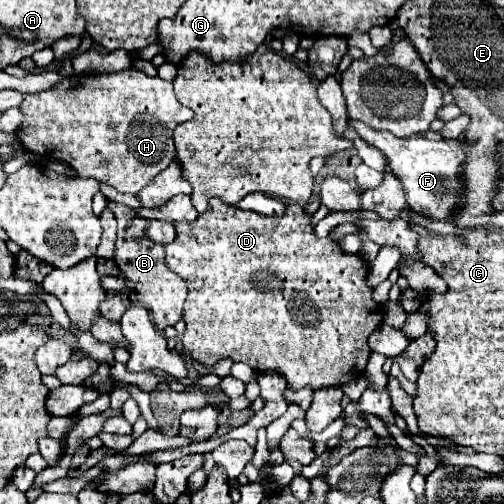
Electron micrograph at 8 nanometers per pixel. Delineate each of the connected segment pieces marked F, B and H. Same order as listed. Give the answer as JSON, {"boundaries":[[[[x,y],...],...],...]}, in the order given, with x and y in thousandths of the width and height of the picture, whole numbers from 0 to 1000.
{"boundaries":[[[[692,238],[692,250],[704,254],[724,282],[752,294],[768,310],[776,321],[776,341],[800,365],[815,421],[859,437],[883,437],[883,429],[907,413],[907,397],[915,397],[915,357],[907,357],[907,341],[915,341],[915,325],[923,325],[923,286],[915,286],[915,278],[887,278],[875,262],[859,258],[847,258],[843,266],[819,266],[812,274],[788,274],[772,262],[748,262],[708,238]]],[[[212,397],[212,413],[228,425],[232,437],[232,500],[228,500],[228,524],[236,528],[240,544],[268,563],[268,591],[280,607],[288,607],[300,623],[300,635],[312,655],[327,655],[331,647],[347,647],[347,639],[359,631],[363,599],[371,591],[371,563],[359,548],[351,548],[343,536],[327,528],[327,500],[319,484],[308,484],[292,472],[296,437],[272,429],[268,413],[256,413],[240,401]]],[[[268,135],[192,151],[133,151],[97,179],[50,187],[38,214],[46,222],[46,242],[34,254],[34,274],[54,302],[121,317],[137,325],[157,353],[188,353],[216,365],[232,381],[264,385],[288,373],[319,337],[343,321],[343,258],[351,246],[383,234],[383,222],[347,194],[339,163],[300,155]]]]}

